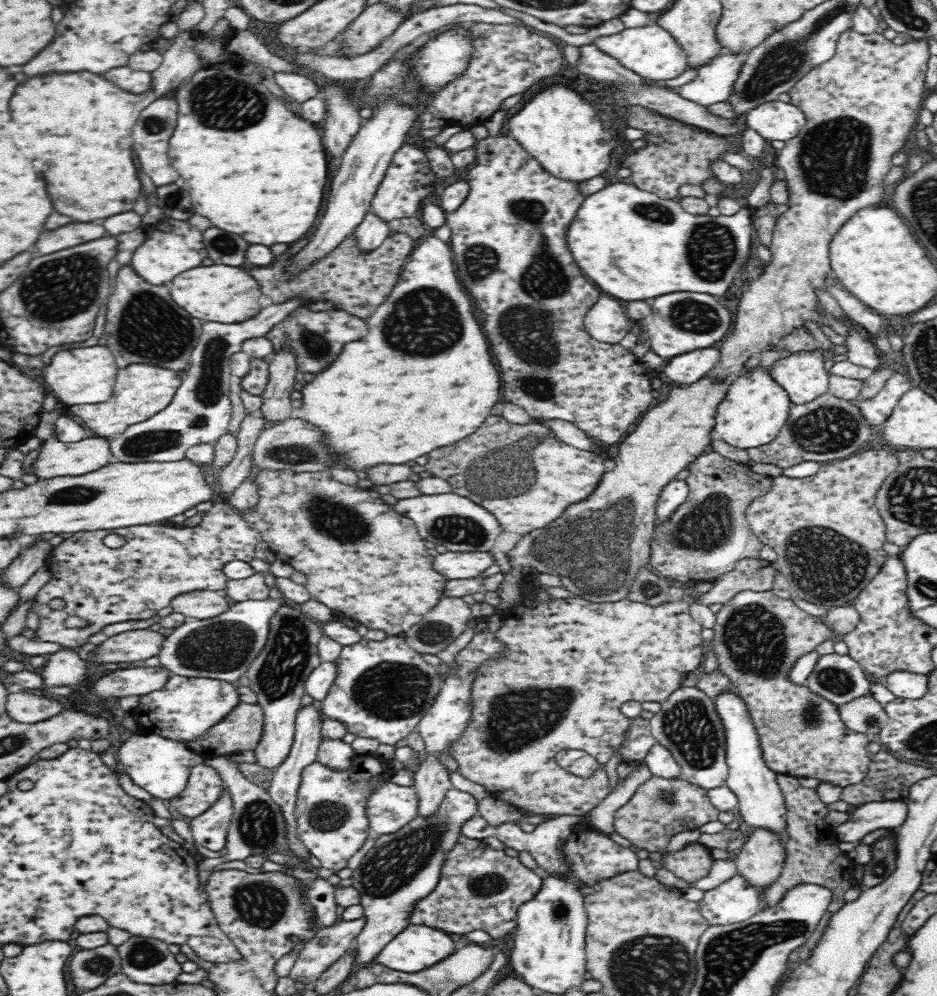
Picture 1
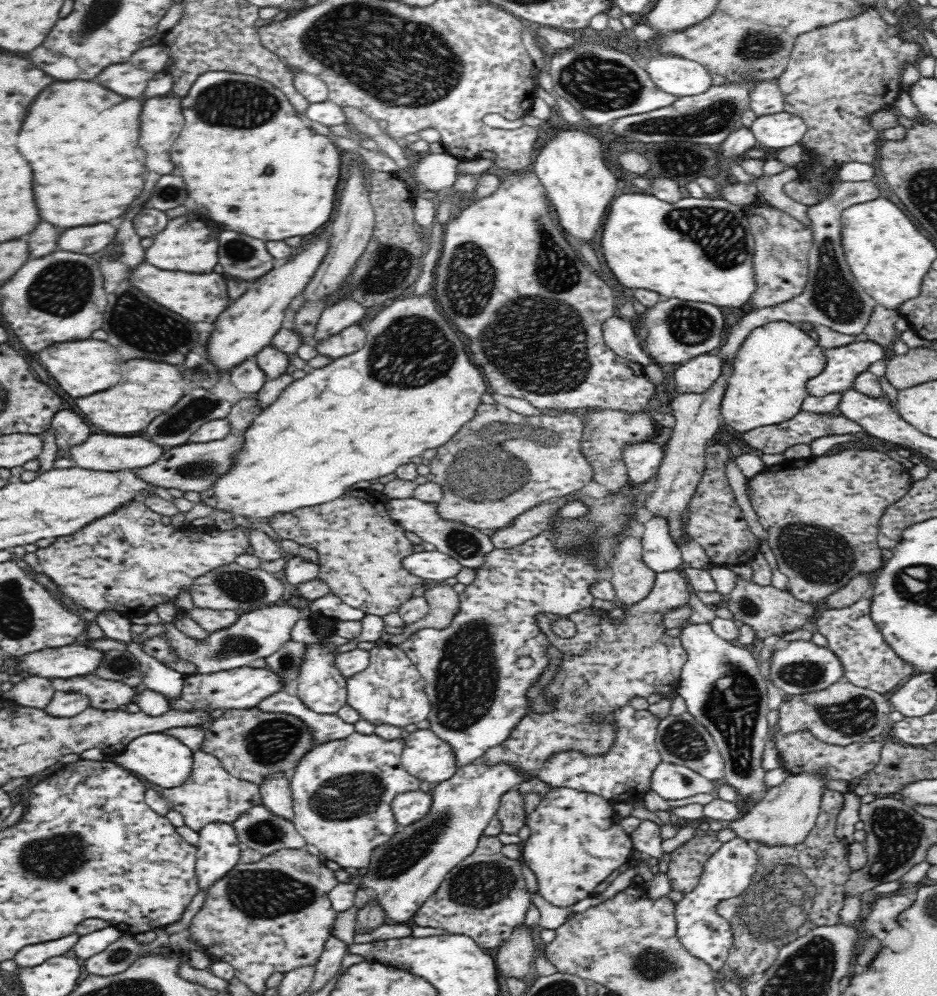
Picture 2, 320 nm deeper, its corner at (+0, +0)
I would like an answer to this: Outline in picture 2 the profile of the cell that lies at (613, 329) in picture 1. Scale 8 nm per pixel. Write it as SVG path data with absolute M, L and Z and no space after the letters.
M620 315L603 322L603 337L605 343L618 355L629 362L648 366L652 359L643 349L643 342L638 338L637 331L630 319Z

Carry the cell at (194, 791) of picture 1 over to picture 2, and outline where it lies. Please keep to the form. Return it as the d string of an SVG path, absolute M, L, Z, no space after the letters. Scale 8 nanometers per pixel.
M199 751L193 752L193 769L190 776L180 785L172 788L158 790L158 794L164 797L170 804L172 810L178 810L184 817L185 825L197 833L210 823L230 823L238 820L249 808L261 804L259 786L232 776L218 761L218 758Z

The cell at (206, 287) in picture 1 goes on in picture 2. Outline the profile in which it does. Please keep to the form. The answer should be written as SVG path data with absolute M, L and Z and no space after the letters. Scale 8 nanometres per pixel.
M148 261L136 264L136 268L130 270L129 274L129 280L132 282L130 285L136 286L148 298L156 301L158 304L162 304L164 308L179 314L190 322L210 322L214 324L218 316L228 308L229 298L228 293L226 293L228 276L220 276L216 272L212 272L212 274L186 274L186 272L174 270L159 270Z

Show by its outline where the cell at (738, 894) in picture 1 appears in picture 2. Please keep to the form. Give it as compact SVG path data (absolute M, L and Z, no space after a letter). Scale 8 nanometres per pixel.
M735 838L722 843L706 862L698 886L685 894L674 906L676 934L678 940L692 956L706 962L714 972L720 972L726 966L730 947L733 943L730 923L717 913L717 906L730 898L737 898L745 893L753 881L754 869L757 868L758 853L754 844L746 838Z

